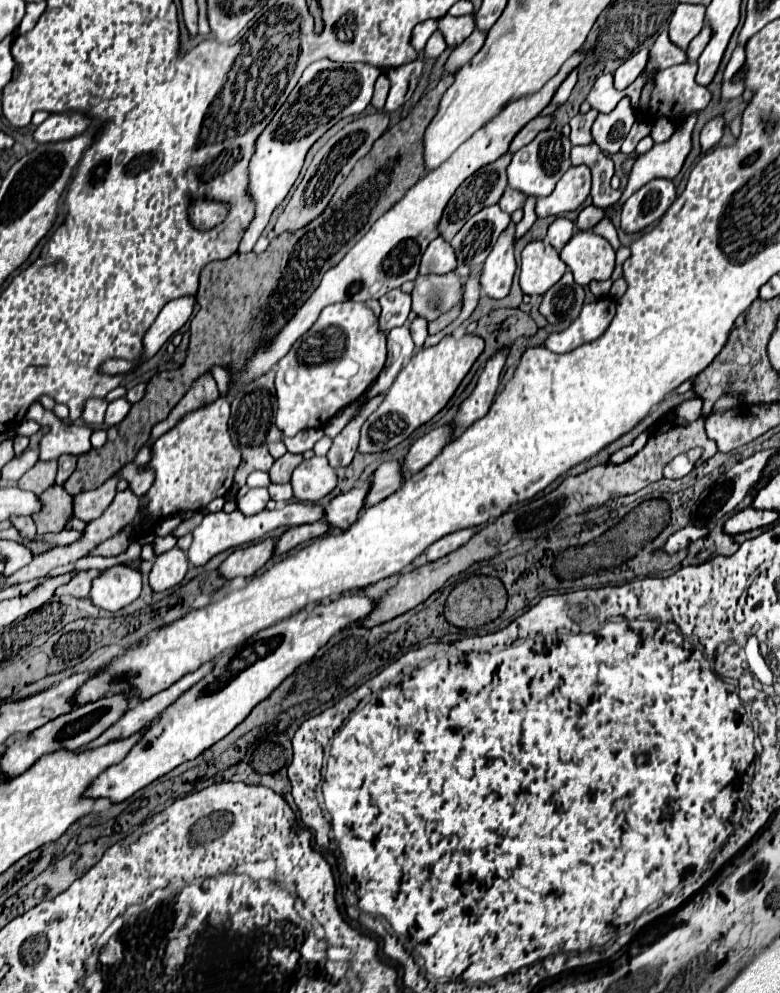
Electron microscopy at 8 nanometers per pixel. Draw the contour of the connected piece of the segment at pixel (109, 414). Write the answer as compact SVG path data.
M126 398L112 400L108 404L108 410L106 410L106 426L114 426L120 420L124 420L124 416L128 414L128 410L130 410L130 402Z

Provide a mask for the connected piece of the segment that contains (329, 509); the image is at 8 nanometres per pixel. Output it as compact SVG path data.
M368 484L364 488L352 488L350 492L332 498L330 504L324 508L324 522L328 522L334 528L346 530L356 520L356 514L362 508L364 492L368 492Z

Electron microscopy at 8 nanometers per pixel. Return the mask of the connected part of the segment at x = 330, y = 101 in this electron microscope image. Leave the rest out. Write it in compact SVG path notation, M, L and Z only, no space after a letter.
M328 58L312 62L296 88L290 92L288 100L282 104L284 120L270 120L270 124L262 130L256 140L254 154L248 164L248 196L256 206L256 214L246 228L238 252L250 252L266 228L274 208L286 198L294 180L300 174L302 162L310 146L340 118L350 114L360 114L370 104L374 82L378 78L378 70L370 64L340 64Z

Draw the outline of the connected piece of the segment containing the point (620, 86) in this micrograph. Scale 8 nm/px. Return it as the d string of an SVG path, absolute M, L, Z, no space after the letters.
M644 44L634 56L630 56L616 72L614 72L614 86L616 90L626 90L644 70L644 64L648 60L648 44Z

